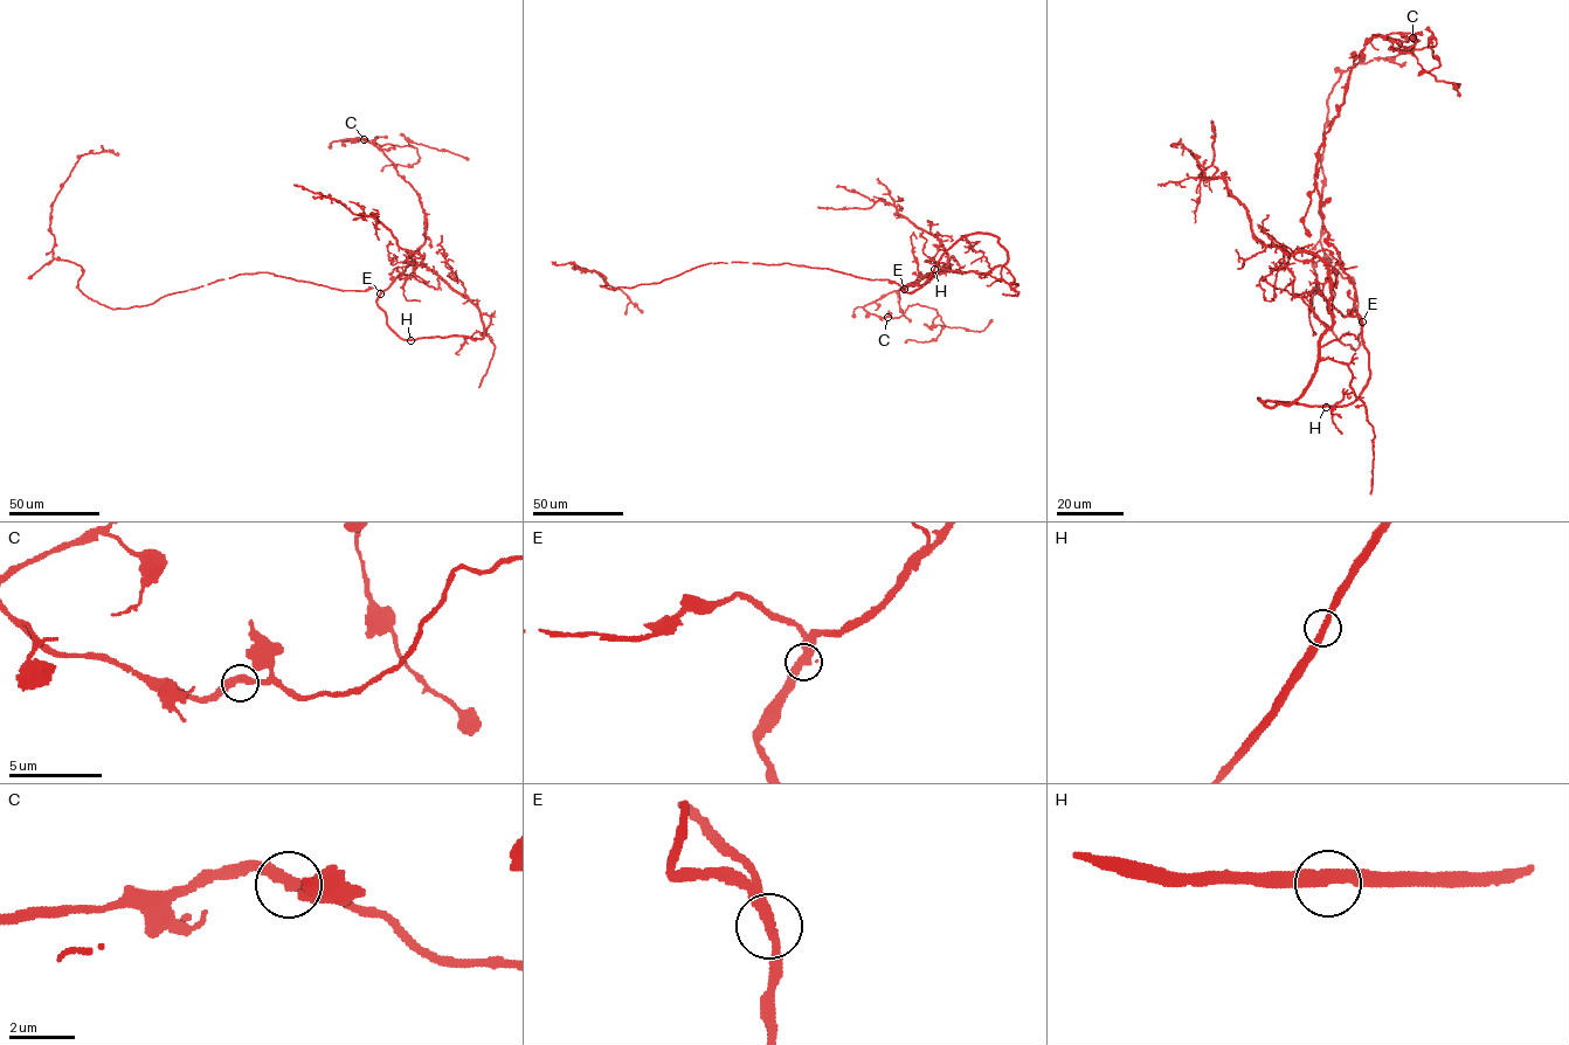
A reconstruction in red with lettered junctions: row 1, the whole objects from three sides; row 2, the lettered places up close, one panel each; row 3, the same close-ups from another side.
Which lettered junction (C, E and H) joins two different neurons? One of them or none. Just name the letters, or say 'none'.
none

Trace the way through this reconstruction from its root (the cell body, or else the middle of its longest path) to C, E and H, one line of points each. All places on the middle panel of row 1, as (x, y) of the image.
C: (842, 272), (889, 279), (904, 288), (924, 284), (951, 265), (863, 308), (869, 313), (887, 317)
E: (842, 272), (889, 279), (904, 289)
H: (842, 272), (889, 279), (912, 292), (934, 269)

